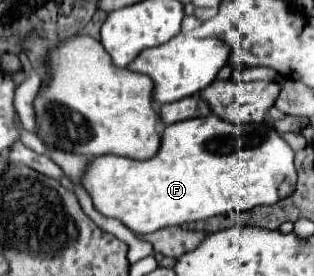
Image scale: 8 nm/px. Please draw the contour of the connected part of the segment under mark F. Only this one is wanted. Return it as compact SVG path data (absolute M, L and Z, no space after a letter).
M215 114L167 126L161 134L159 152L151 160L131 160L107 154L91 158L83 170L83 188L93 198L95 210L107 218L123 222L137 234L151 234L165 226L181 226L185 222L197 222L233 210L251 210L255 206L275 204L295 190L295 182L297 172L293 166L293 150L287 142L283 142L279 132L265 122L233 126Z

